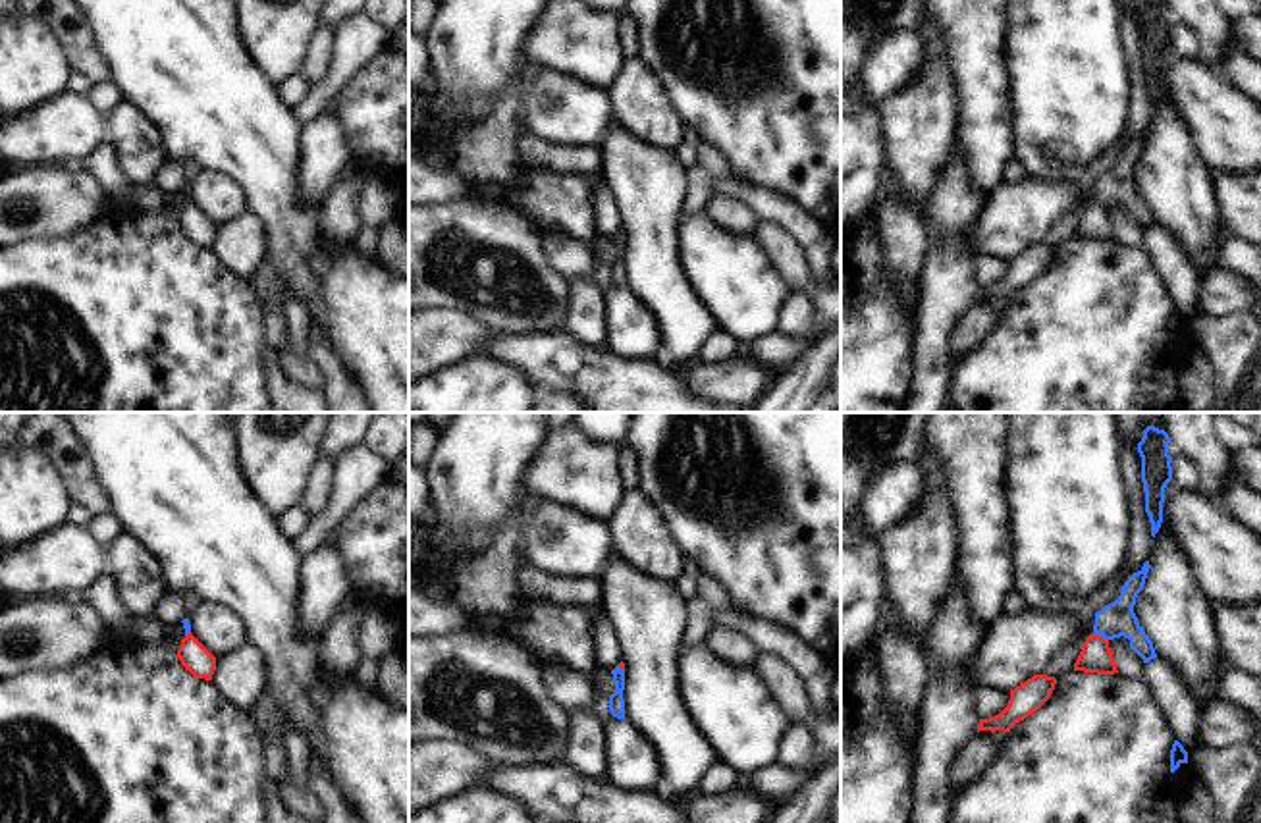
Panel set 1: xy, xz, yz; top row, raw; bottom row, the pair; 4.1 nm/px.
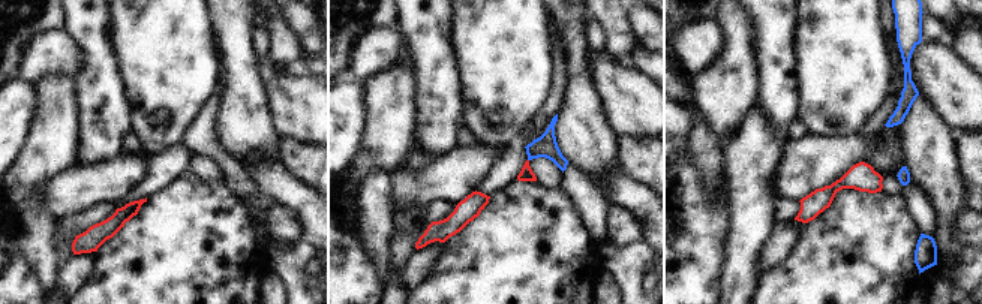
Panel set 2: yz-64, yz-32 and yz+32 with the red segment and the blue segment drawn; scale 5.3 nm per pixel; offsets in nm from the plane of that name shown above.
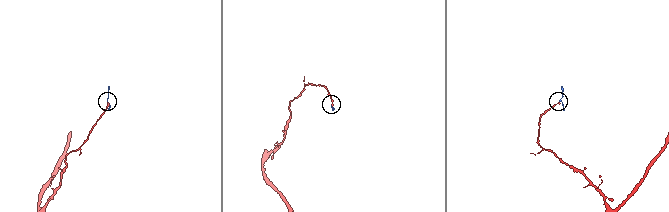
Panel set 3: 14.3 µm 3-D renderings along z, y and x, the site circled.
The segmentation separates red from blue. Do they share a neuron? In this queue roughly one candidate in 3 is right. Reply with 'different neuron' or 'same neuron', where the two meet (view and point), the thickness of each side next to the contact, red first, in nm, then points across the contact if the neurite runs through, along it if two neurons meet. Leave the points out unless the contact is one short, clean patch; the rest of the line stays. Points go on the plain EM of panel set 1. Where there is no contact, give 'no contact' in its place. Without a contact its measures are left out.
same neuron; meets red in yz at (1101, 205); 140 nm thick on the red side, 150 nm on the other; runs through yz (1096, 224), (1101, 205), (1117, 187)

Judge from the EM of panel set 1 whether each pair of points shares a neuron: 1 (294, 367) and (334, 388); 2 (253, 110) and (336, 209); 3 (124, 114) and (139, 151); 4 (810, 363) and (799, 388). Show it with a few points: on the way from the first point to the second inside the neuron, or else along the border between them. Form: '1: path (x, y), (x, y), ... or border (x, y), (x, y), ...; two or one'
1: border (309, 355), (321, 374), (322, 388); two
2: border (319, 207), (322, 251); two
3: path (126, 124), (135, 141); one
4: path (810, 369), (801, 382); one

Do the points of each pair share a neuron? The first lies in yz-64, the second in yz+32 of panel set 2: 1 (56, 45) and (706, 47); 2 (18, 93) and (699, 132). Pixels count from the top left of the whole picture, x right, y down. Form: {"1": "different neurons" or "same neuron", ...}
{"1": "same neuron", "2": "different neurons"}

